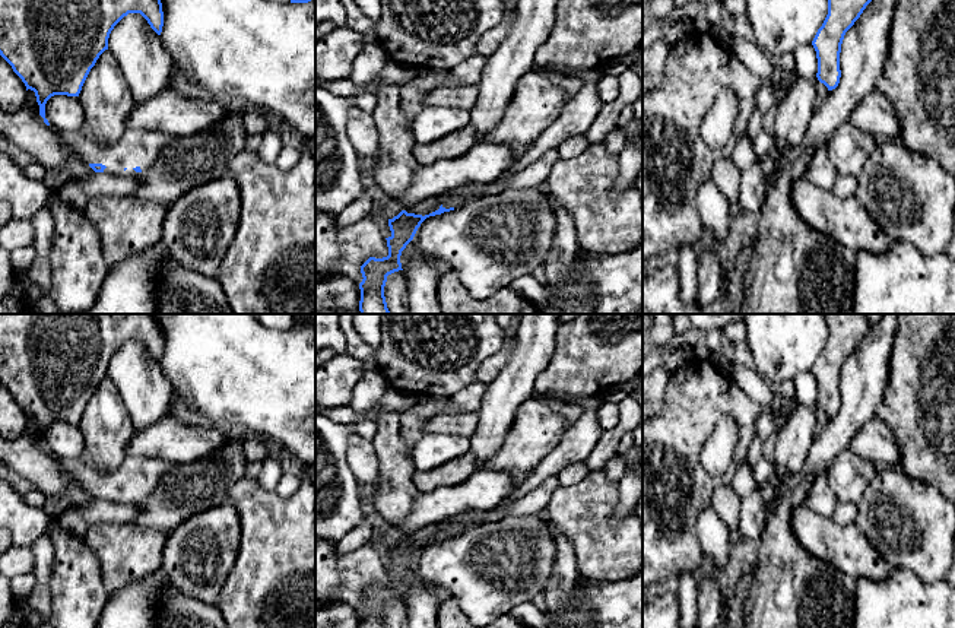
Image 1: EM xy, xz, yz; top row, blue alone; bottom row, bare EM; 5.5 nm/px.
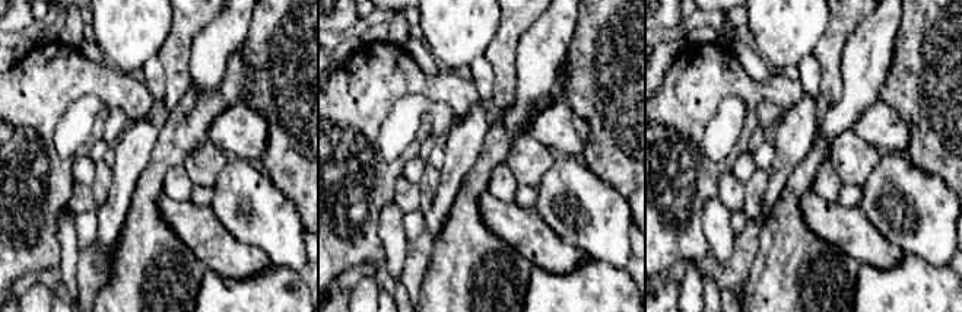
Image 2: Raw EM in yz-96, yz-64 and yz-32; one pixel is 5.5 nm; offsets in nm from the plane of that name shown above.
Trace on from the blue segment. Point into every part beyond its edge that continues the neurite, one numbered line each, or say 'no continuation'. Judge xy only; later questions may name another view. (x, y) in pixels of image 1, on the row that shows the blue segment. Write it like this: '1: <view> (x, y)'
1: xy (140, 148)

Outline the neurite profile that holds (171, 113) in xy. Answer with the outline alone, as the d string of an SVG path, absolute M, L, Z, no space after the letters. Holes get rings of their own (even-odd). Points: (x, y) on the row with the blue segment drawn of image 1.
M168 88L142 104L134 104L127 130L143 129L175 137L206 131L219 123L228 107L219 98L190 98Z

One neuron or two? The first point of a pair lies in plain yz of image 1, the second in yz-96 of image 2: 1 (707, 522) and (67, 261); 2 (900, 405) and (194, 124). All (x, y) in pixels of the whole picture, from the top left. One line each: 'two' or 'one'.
1: one
2: one

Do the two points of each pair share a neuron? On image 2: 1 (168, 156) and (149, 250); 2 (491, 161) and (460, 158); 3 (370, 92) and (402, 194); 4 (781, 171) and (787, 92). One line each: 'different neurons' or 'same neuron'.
1: same neuron
2: different neurons
3: different neurons
4: different neurons

